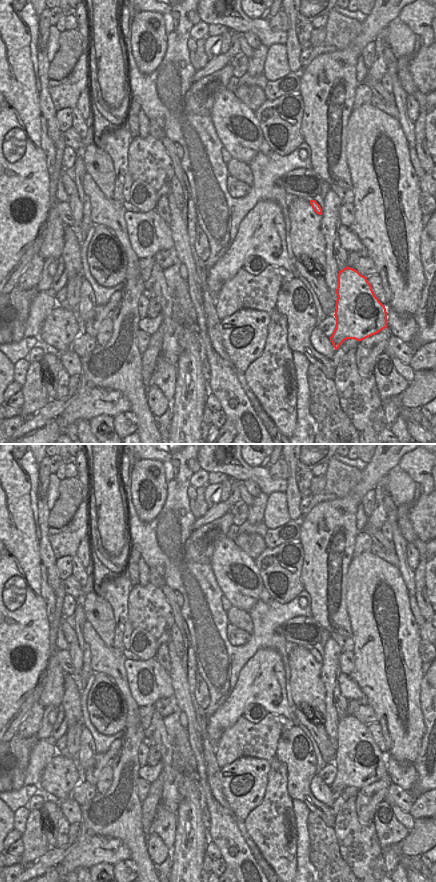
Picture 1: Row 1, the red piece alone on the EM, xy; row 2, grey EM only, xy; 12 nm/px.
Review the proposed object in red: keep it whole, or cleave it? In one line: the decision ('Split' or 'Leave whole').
Leave whole.

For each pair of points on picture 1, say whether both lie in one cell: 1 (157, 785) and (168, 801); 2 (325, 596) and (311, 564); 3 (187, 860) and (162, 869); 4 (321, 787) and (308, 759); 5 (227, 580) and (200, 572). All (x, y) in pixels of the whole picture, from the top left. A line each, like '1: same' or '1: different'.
1: different
2: same
3: different
4: different
5: different

